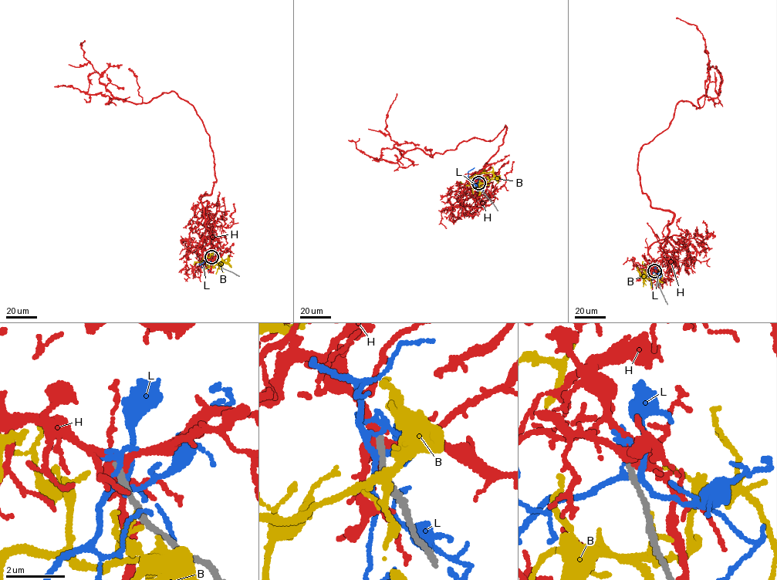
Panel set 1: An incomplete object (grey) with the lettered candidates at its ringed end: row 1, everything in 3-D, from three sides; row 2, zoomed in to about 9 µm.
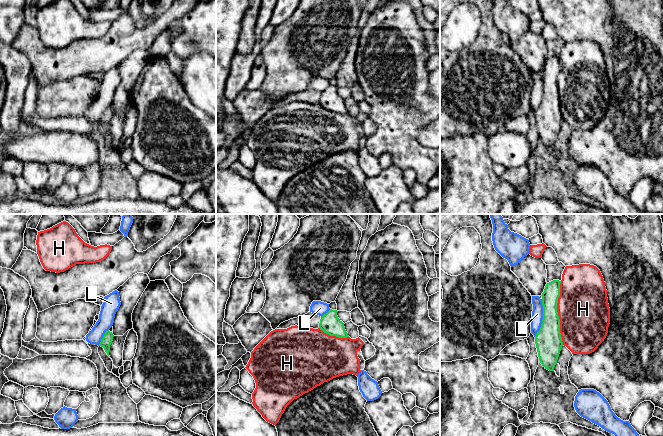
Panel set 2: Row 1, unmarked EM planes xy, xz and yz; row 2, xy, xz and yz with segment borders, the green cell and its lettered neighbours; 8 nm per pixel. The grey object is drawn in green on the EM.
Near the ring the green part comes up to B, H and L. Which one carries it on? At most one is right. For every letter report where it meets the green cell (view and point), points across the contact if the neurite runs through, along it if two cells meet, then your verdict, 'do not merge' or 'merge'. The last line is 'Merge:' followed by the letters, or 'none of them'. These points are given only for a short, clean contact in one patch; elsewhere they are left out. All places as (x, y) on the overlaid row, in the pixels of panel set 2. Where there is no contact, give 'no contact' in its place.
B: no contact | do not merge
H: yz (557, 313) | do not merge
L: yz (543, 318) | along yz (542, 299), (542, 323), (534, 336) | do not merge
Merge: none of them

